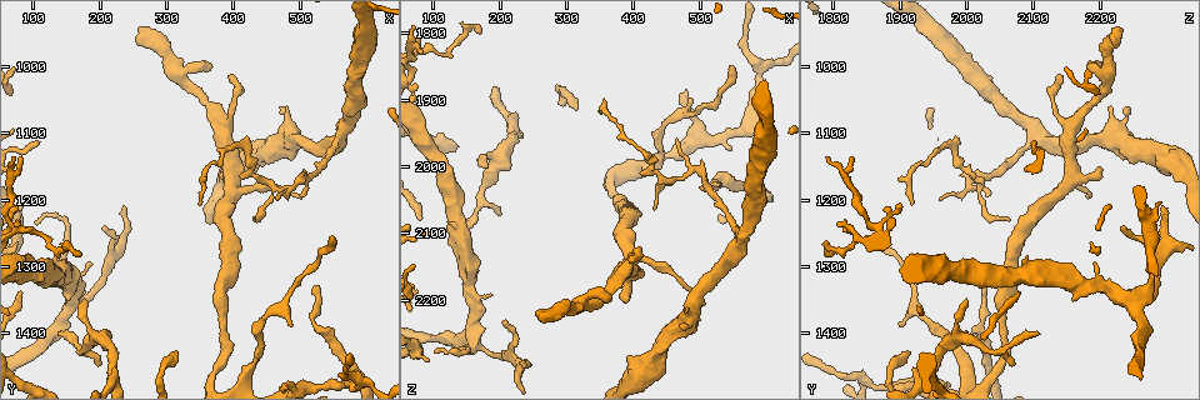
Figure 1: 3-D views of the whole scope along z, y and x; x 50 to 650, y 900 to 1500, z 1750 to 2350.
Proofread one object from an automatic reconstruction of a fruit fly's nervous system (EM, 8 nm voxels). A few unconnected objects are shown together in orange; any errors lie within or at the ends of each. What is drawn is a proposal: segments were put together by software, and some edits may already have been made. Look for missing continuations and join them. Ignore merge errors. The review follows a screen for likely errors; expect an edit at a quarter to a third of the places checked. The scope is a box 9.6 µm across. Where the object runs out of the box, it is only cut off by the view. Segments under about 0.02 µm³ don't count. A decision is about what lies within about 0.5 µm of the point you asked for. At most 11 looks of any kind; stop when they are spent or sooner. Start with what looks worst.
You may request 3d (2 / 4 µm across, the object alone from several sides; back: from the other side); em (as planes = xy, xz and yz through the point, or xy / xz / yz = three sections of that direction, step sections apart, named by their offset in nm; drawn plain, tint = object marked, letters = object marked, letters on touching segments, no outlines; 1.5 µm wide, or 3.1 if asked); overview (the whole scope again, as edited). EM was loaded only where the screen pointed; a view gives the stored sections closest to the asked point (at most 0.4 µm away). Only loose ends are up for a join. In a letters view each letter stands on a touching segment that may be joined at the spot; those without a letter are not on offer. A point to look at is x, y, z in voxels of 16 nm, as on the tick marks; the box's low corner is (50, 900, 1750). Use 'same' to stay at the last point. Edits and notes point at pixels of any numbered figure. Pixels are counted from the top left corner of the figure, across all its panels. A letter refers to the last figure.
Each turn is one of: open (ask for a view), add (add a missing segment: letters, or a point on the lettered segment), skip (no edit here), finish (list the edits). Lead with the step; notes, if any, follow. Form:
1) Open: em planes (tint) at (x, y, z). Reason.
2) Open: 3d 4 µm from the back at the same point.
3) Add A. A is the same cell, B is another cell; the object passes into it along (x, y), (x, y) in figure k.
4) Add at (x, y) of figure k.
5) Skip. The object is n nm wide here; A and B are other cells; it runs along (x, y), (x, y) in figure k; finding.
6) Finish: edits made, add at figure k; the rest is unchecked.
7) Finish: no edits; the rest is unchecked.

Open: em planes (plain) at (190, 1295, 2195). An open end.

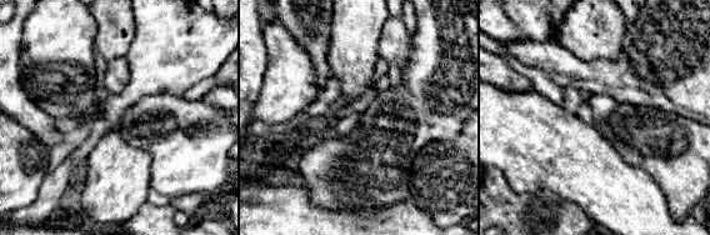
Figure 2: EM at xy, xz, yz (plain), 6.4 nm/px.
Open: em planes (letters) at the same point. What lies round it.

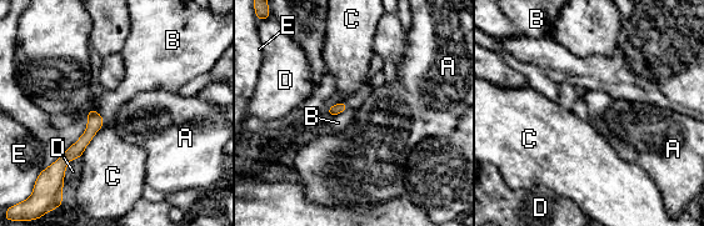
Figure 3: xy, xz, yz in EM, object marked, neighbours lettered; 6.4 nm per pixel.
Skip. A, B, C, D and E are other cells; a border runs along (90, 108), (103, 117), (104, 125) in figure 3; no lettered segment goes on from it.

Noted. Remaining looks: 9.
Open: em xz step 4 (letters) at (235, 1205, 2295). Thin end.

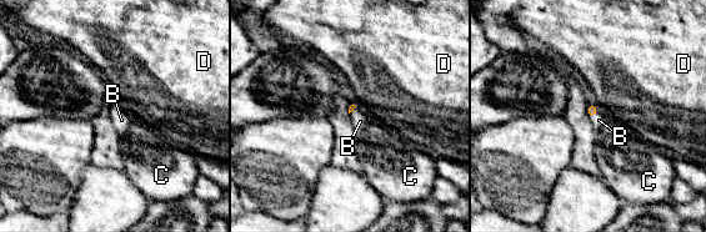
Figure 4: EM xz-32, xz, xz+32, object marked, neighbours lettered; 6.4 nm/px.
Open: em planes (letters) at the same point.

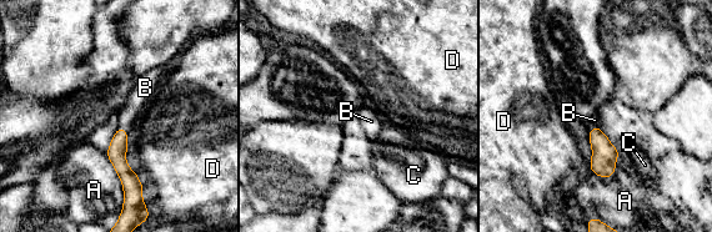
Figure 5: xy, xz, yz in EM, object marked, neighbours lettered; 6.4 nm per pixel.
Add B. The object is 100 nm wide here; B is the same cell, A, C and D are other cells; the object passes into it along (116, 152), (121, 127), (140, 95) in figure 5; it goes on there.

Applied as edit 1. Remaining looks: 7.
Open: 3d 4 µm at (485, 1060, 2215). Thick end.

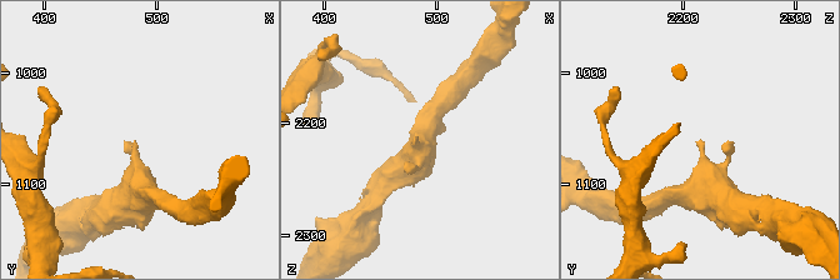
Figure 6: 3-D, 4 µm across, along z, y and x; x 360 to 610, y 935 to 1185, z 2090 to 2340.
Open: em planes (plain) at (480, 1058, 2216).

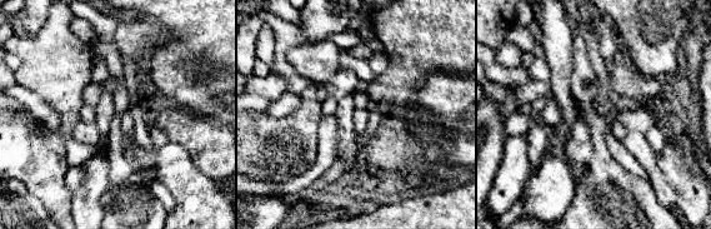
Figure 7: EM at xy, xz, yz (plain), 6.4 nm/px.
Open: em planes (letters) at the same point. See the neighbours.

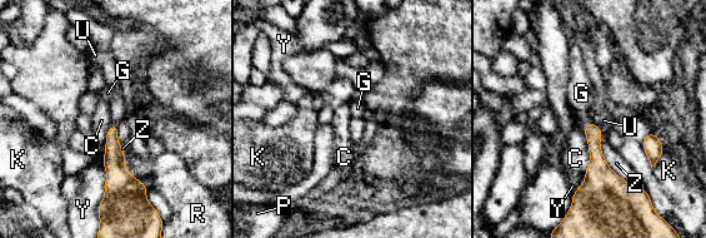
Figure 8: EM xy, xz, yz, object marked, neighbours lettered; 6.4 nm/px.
Add G. G is the same cell, C, K, P, R, U, Y and Z are other cells; it goes on there.

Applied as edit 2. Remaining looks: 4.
Open: overview. Redraw.

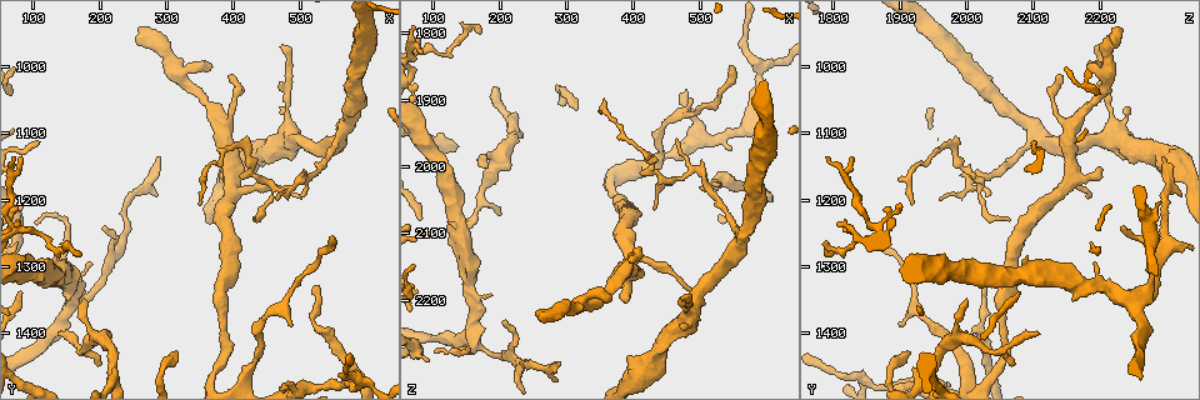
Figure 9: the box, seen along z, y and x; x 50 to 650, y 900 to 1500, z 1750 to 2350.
Open: em planes (tint) at (260, 940, 2230). Free end.

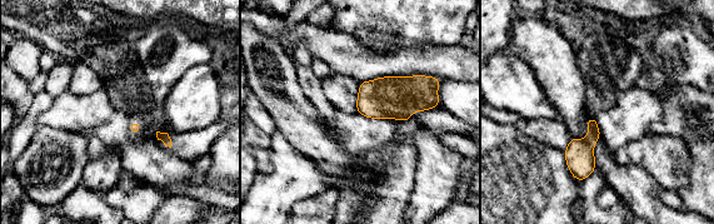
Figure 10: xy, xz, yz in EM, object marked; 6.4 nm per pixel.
Open: em planes (letters) at the same point. See the neighbours.

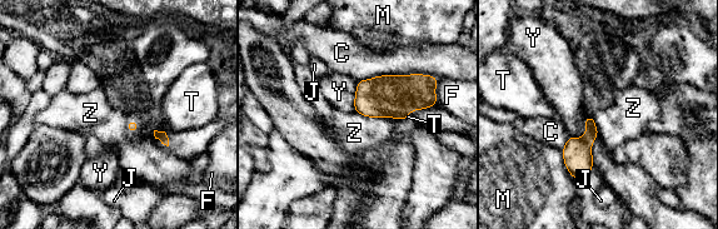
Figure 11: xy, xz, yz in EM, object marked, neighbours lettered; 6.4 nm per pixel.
Skip. The longest contact is with C, 500 nm; C, F, J, M, T, Y and Z are other cells; none of them fits.

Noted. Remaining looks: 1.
Finish: edits made, add at figure 5, add at figure 8; the rest is unchecked.

